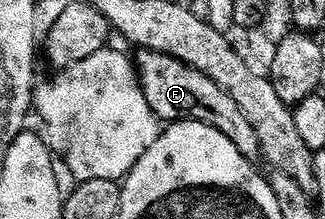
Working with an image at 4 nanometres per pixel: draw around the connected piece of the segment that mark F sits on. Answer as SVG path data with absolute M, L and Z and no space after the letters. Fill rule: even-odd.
M143 50L138 55L139 85L143 87L143 93L149 106L160 121L191 121L210 124L212 128L225 134L225 138L229 138L229 142L233 142L233 146L237 146L237 150L241 150L241 154L250 164L258 165L263 160L257 130L253 130L249 118L245 118L245 114L241 112L241 106L237 106L237 102L233 102L233 98L229 98L229 94L225 90L221 90L221 86L217 86L217 82L213 82L213 78L209 78L201 70L197 70L169 54Z

